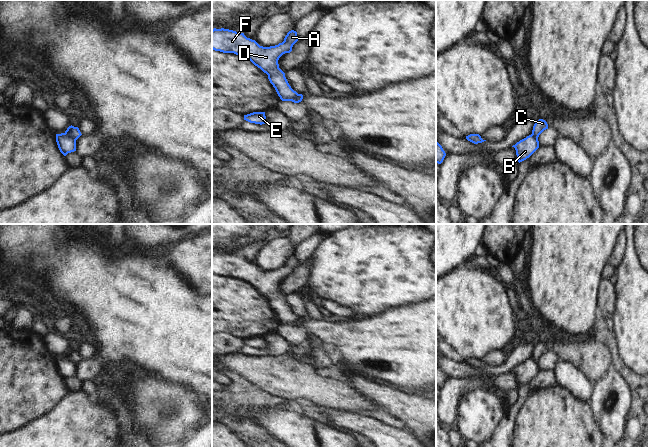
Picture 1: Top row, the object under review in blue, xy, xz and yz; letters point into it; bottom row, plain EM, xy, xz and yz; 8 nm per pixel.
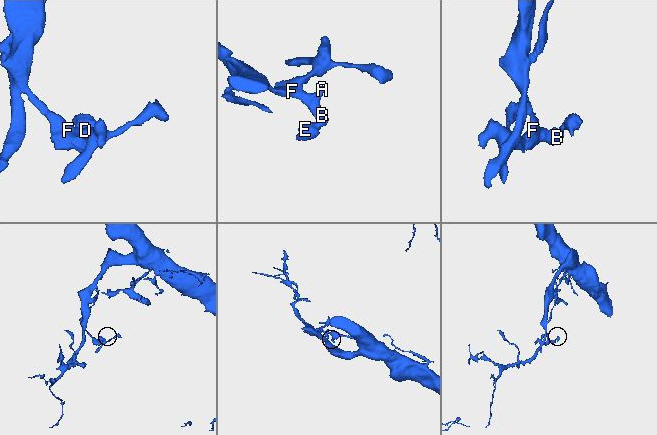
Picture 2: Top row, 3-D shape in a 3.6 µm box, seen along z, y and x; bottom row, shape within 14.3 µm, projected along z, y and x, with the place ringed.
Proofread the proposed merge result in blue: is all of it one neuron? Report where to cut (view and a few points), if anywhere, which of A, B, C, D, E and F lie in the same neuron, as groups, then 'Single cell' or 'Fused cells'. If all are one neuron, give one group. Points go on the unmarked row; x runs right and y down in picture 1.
Split along xy (64, 357), (75, 364). Groups: A B D F / C E. Fused cells

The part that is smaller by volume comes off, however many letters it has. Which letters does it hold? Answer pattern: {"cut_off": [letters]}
{"cut_off": ["C", "E"]}

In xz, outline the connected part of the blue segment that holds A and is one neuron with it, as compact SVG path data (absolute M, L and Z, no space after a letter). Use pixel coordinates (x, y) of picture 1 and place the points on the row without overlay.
M224 252L212 254L212 273L248 282L268 299L270 307L282 325L292 325L298 319L289 309L285 297L278 288L279 282L285 277L290 277L297 265L297 256L294 254L287 257L282 267L270 271L260 270L241 256Z

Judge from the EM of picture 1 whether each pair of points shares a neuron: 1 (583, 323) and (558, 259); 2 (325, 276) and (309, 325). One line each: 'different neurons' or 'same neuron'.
1: same neuron
2: different neurons

